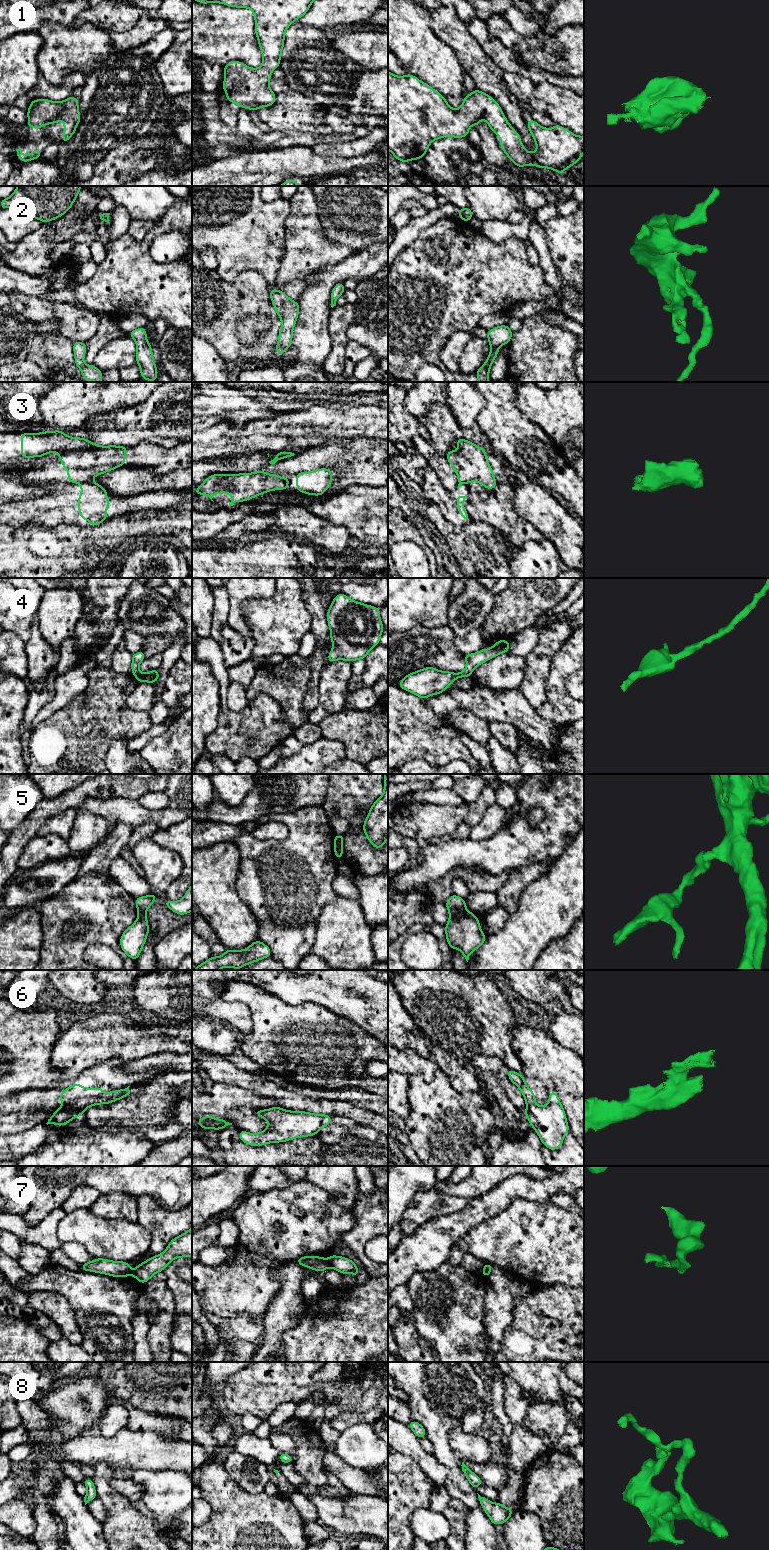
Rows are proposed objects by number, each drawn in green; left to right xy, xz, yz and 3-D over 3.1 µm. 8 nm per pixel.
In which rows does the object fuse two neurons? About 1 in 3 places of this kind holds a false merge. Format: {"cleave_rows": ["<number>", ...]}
{"cleave_rows": ["3", "5", "6", "7"]}

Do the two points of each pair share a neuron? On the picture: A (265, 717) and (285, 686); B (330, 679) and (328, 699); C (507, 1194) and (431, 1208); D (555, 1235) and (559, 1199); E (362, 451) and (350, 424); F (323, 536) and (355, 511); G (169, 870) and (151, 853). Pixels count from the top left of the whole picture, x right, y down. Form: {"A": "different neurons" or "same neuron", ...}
{"A": "different neurons", "B": "same neuron", "C": "different neurons", "D": "different neurons", "E": "different neurons", "F": "different neurons", "G": "same neuron"}

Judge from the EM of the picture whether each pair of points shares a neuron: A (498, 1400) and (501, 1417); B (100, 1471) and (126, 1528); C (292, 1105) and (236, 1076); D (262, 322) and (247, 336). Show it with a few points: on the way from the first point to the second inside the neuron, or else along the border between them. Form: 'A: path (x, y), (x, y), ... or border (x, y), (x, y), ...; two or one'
A: path (498, 1404), (498, 1413); one
B: path (102, 1485), (111, 1503), (121, 1514); one
C: path (278, 1093), (250, 1080); one
D: path (258, 325), (251, 332); one

